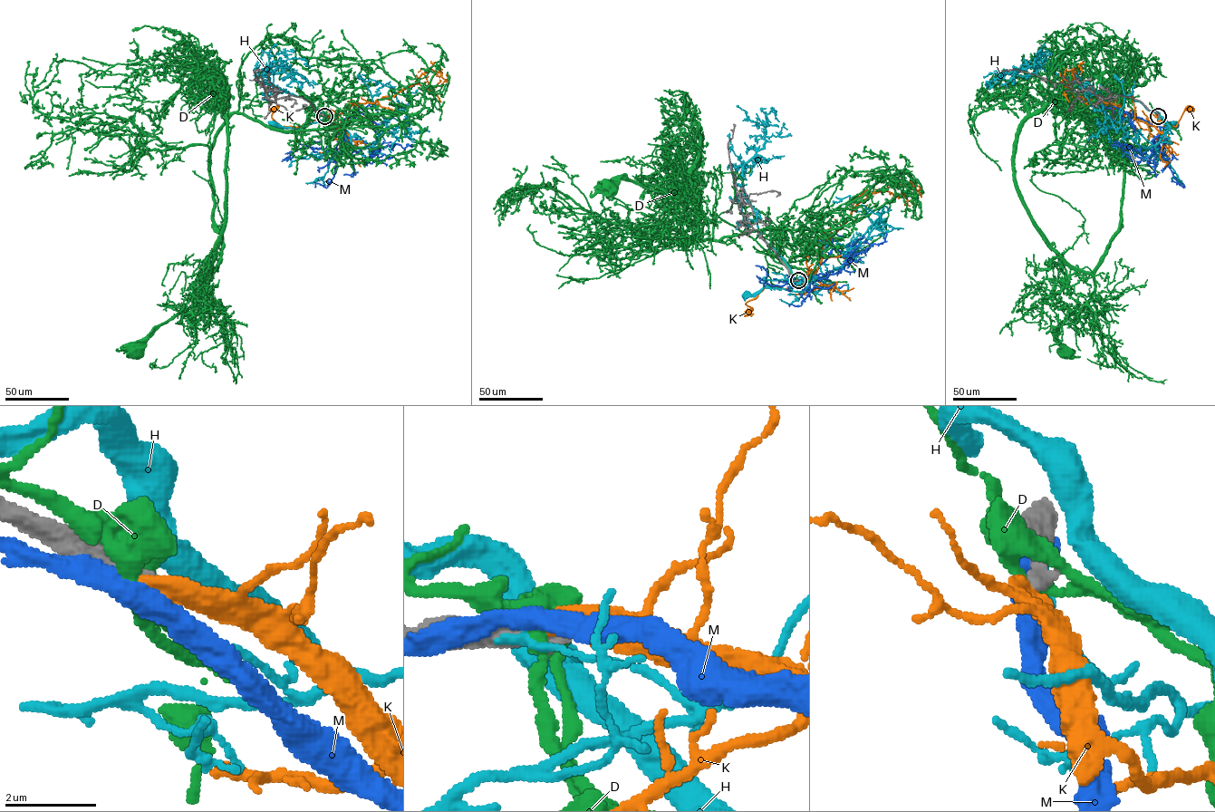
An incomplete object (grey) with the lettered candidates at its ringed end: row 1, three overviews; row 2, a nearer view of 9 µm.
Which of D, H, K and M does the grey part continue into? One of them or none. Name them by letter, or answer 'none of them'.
K

